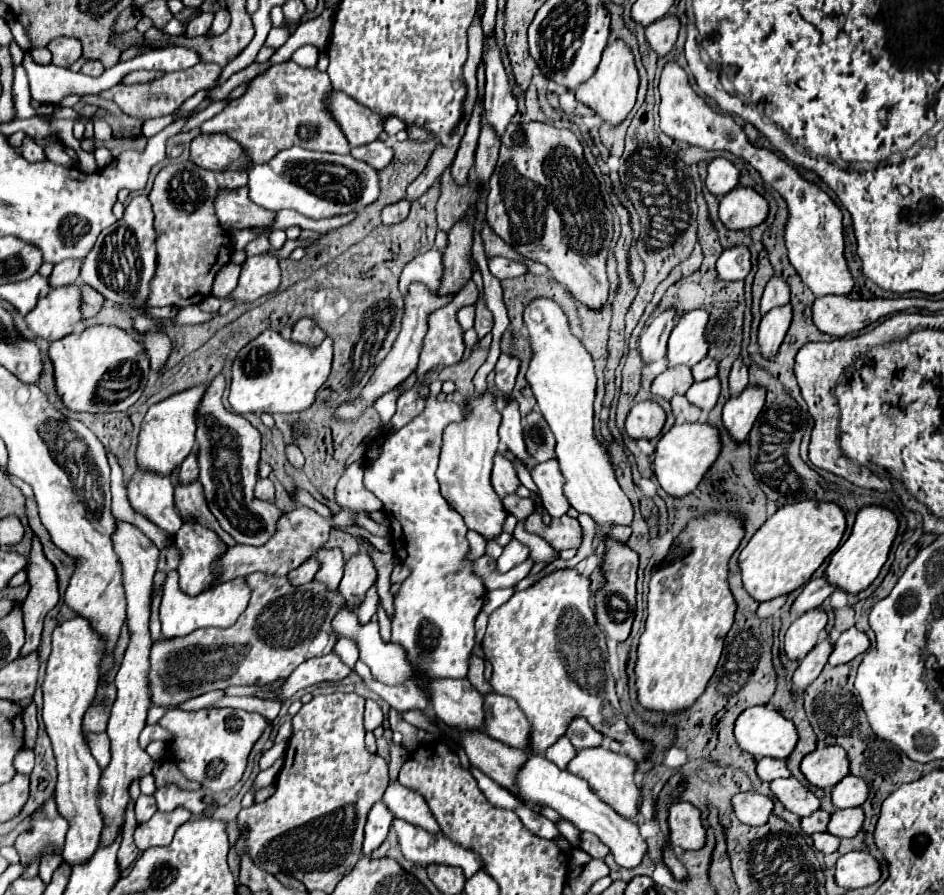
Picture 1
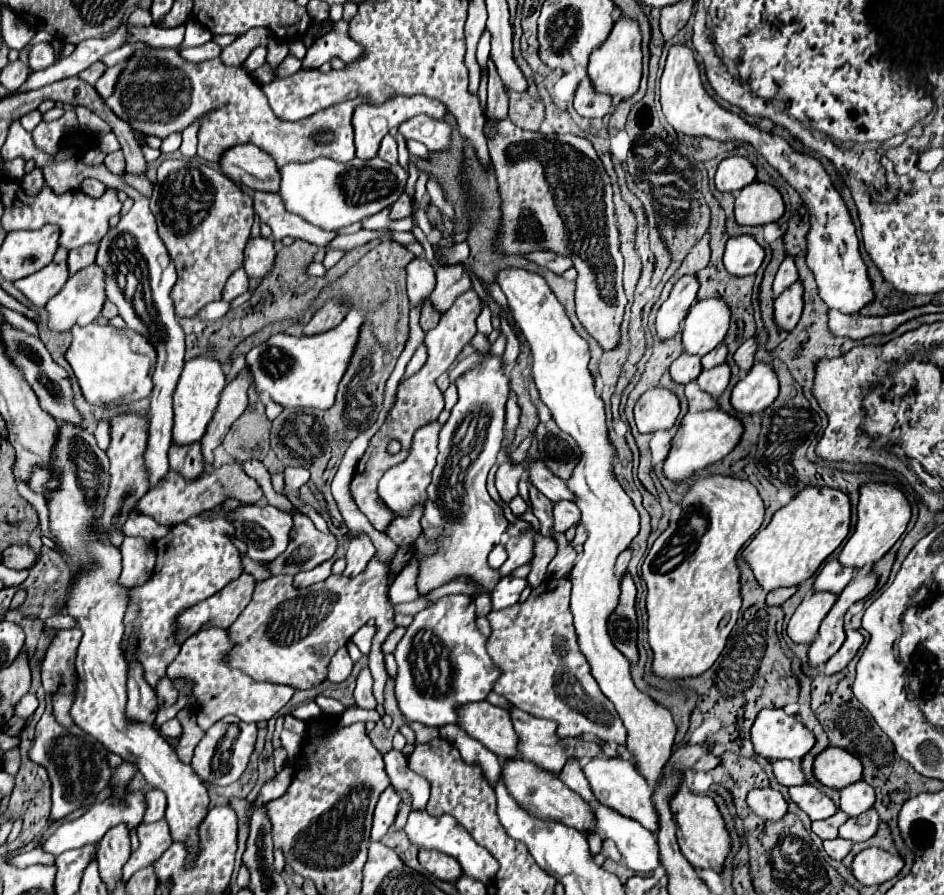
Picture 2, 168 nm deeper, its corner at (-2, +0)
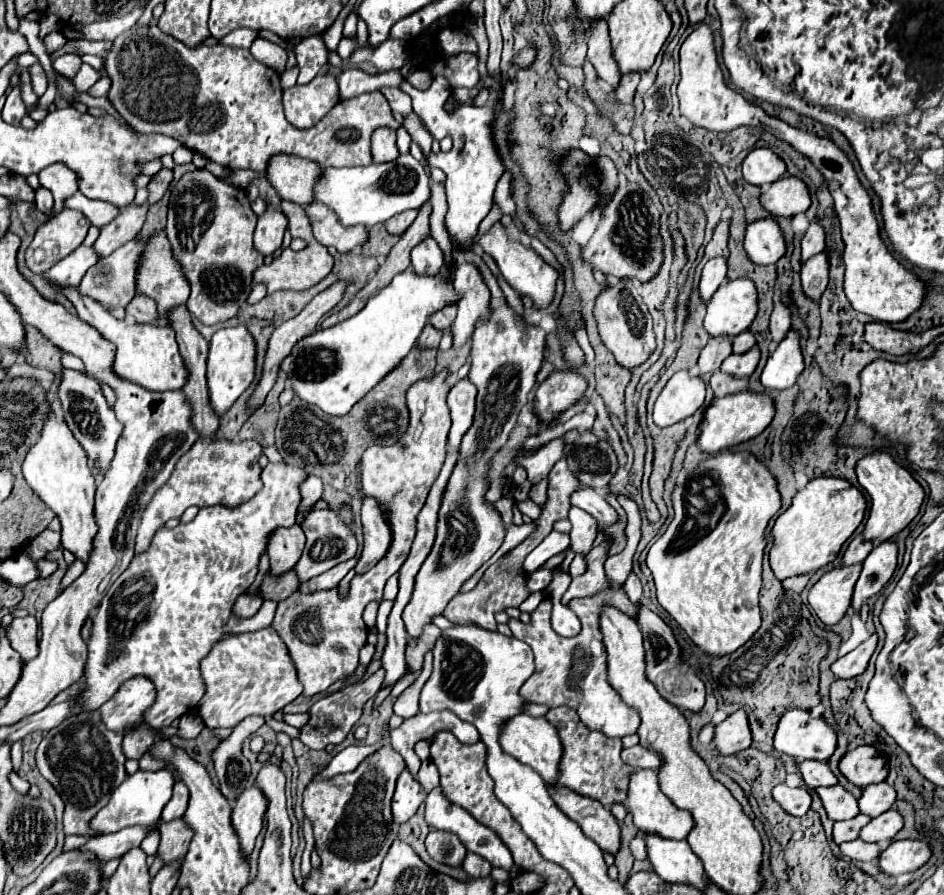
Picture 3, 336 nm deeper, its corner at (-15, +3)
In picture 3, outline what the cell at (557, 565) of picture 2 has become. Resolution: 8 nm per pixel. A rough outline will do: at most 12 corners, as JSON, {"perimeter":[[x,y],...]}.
{"perimeter":[[553,570],[553,582],[549,590],[553,600],[561,600],[561,592],[567,590],[571,576]]}

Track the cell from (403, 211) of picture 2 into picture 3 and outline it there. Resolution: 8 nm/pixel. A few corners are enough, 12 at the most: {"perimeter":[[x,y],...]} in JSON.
{"perimeter":[[407,210],[389,218],[385,228],[391,234],[401,234],[411,226],[417,212]]}

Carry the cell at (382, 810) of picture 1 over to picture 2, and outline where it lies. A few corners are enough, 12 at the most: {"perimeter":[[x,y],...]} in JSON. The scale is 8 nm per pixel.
{"perimeter":[[388,787],[376,805],[372,841],[392,827],[400,795]]}

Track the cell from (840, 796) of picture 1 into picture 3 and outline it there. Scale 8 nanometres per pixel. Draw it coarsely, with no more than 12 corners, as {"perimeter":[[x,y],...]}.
{"perimeter":[[887,782],[871,784],[859,798],[863,814],[887,812],[897,792]]}

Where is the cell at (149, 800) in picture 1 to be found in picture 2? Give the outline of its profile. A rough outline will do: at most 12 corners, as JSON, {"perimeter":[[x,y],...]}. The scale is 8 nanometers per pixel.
{"perimeter":[[152,789],[146,793],[144,823],[164,817],[166,797]]}

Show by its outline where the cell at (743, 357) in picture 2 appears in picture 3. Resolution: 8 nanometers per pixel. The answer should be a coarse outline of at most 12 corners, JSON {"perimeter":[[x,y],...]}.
{"perimeter":[[775,302],[771,314],[773,346],[791,328],[791,306]]}

